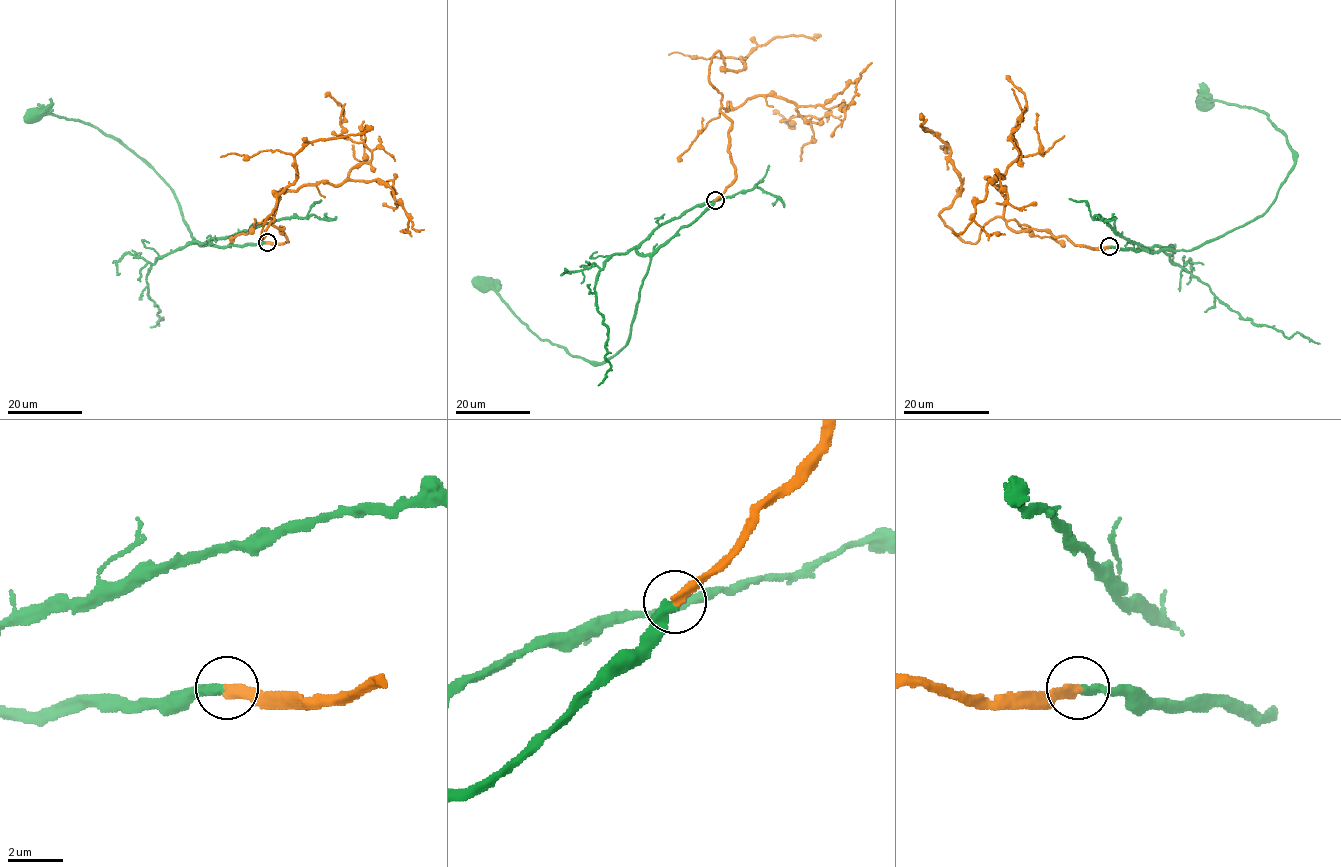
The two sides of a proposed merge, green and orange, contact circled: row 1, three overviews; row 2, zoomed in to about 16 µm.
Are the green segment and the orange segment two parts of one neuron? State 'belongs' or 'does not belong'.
belongs

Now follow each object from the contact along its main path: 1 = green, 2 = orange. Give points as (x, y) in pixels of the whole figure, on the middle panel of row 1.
1: (715, 200), (651, 257), (630, 337), (602, 362), (571, 356), (562, 347), (539, 338), (494, 290), (483, 286)
2: (715, 200), (734, 165), (711, 59), (719, 51), (727, 69), (740, 71), (776, 37), (821, 36)

